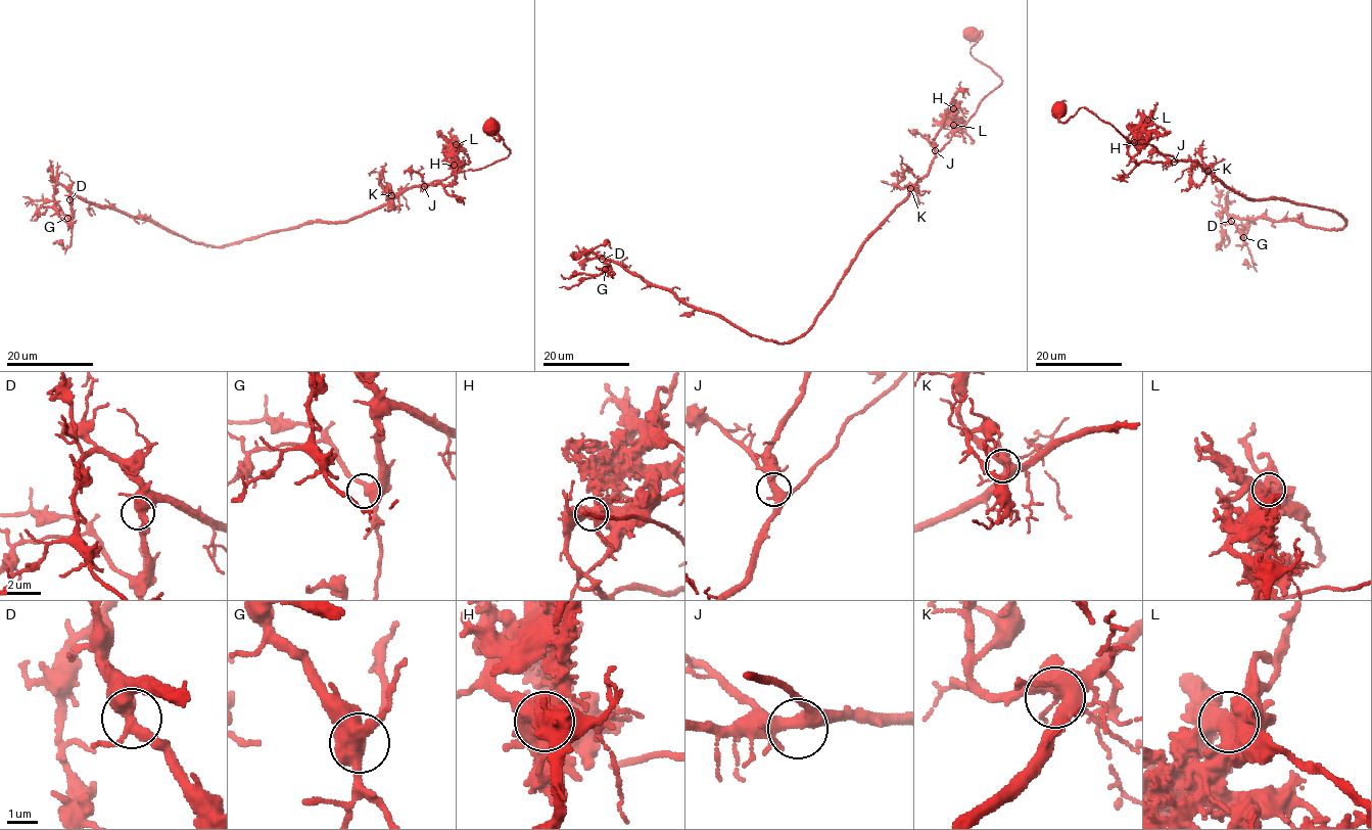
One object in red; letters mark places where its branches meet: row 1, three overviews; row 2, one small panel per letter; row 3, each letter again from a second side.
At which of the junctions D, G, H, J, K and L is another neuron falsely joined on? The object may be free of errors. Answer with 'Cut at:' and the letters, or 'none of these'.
Cut at: H

